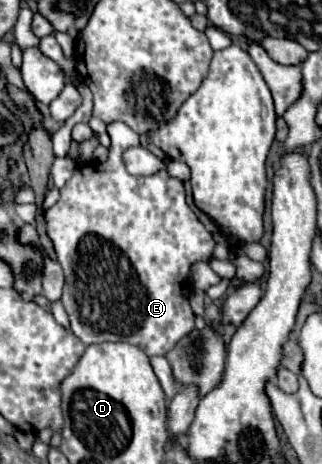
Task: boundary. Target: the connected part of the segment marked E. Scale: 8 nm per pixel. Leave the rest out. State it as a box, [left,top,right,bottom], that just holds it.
[43,122,215,356]

